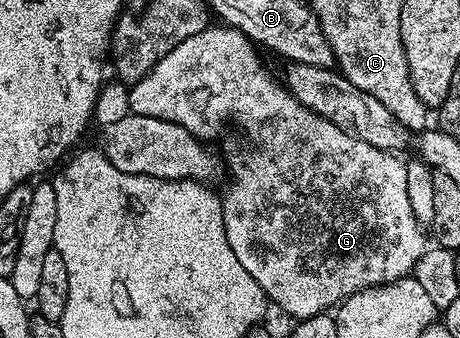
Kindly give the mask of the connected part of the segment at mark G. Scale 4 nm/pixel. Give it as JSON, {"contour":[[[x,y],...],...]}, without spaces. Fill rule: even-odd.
{"contour":[[[221,23],[212,24],[206,29],[202,29],[197,35],[189,35],[189,39],[177,41],[171,50],[161,57],[155,66],[148,68],[130,86],[129,103],[131,112],[137,117],[152,117],[161,123],[174,127],[180,125],[200,139],[211,139],[223,129],[226,121],[232,121],[253,144],[248,149],[239,149],[229,161],[229,177],[231,182],[227,185],[227,190],[222,190],[221,200],[223,203],[223,222],[225,223],[225,239],[229,239],[229,247],[233,247],[233,255],[253,275],[257,287],[266,295],[268,302],[275,305],[283,313],[288,313],[295,321],[304,321],[313,315],[334,310],[336,306],[347,300],[355,293],[360,293],[366,289],[373,289],[378,285],[388,285],[394,281],[415,273],[415,264],[421,259],[421,255],[429,247],[429,237],[425,234],[425,227],[417,219],[413,207],[409,205],[409,183],[405,183],[407,174],[407,161],[402,156],[394,152],[378,149],[353,134],[345,132],[337,123],[331,123],[321,115],[313,112],[309,106],[303,104],[294,92],[282,80],[278,81],[269,70],[263,66],[263,61],[259,58],[260,50],[254,41],[250,41],[244,33],[236,29],[226,27]]]}

